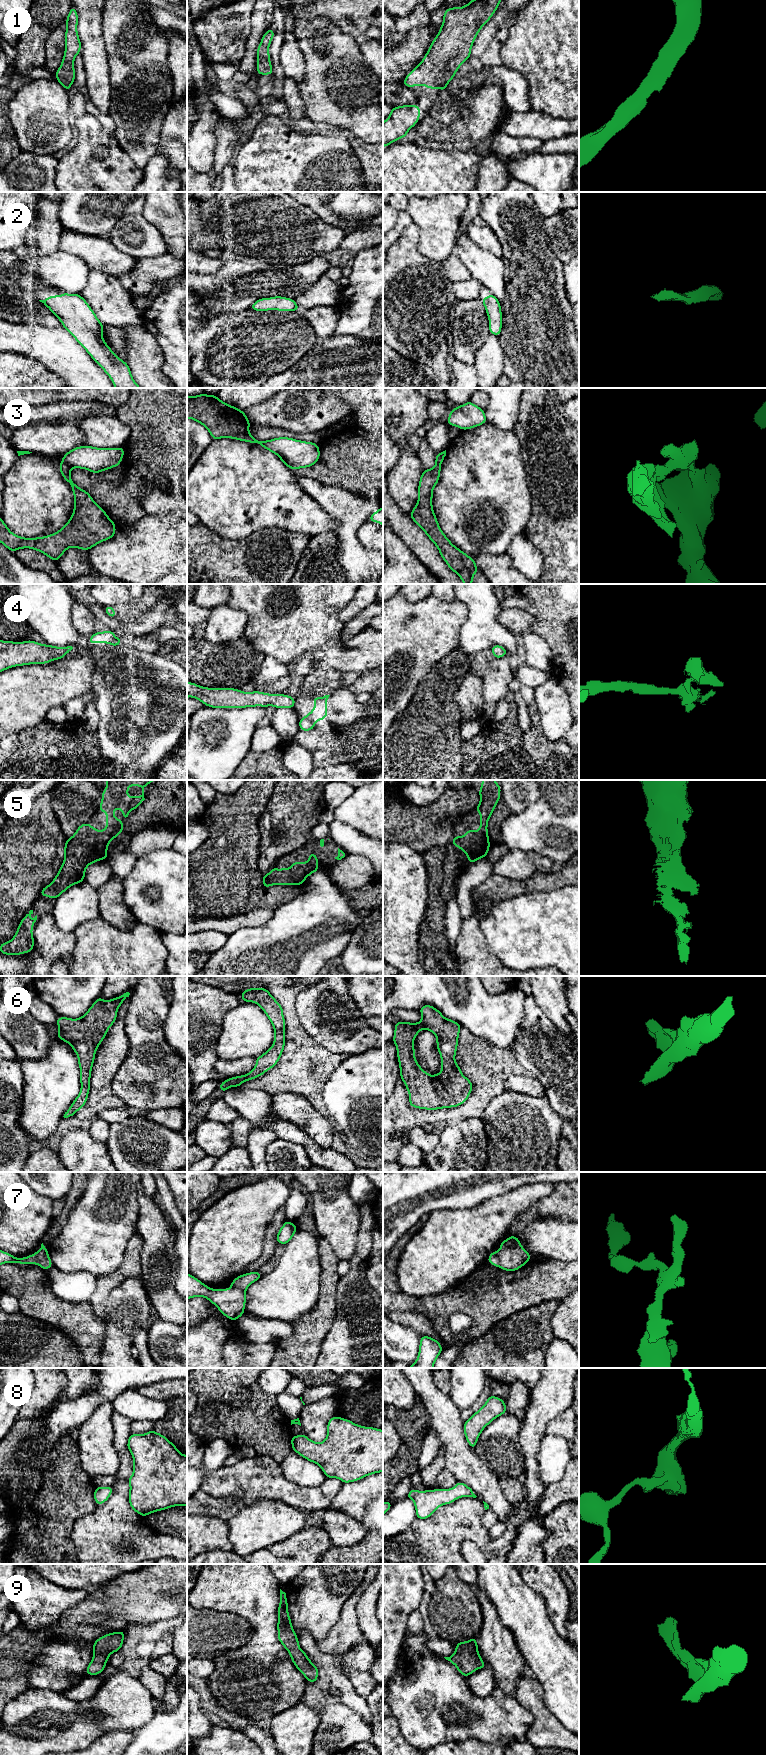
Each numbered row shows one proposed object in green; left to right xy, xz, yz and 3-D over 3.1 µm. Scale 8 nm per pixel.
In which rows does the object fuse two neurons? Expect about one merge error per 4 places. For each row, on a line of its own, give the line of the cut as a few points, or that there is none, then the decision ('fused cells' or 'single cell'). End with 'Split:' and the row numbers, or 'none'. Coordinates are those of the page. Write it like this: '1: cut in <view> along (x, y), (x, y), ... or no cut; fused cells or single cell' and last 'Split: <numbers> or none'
1: no cut; single cell
2: no cut; single cell
3: cut in xy along (62, 461), (71, 467); fused cells
4: no cut; single cell
5: no cut; single cell
6: no cut; single cell
7: no cut; single cell
8: no cut; single cell
9: no cut; single cell
Split: 3

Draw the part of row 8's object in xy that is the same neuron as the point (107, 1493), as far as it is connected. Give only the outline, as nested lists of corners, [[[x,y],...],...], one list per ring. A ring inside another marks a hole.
[[[113,1486],[110,1487],[96,1487],[94,1491],[94,1500],[97,1505],[102,1505],[106,1502],[113,1492]]]

